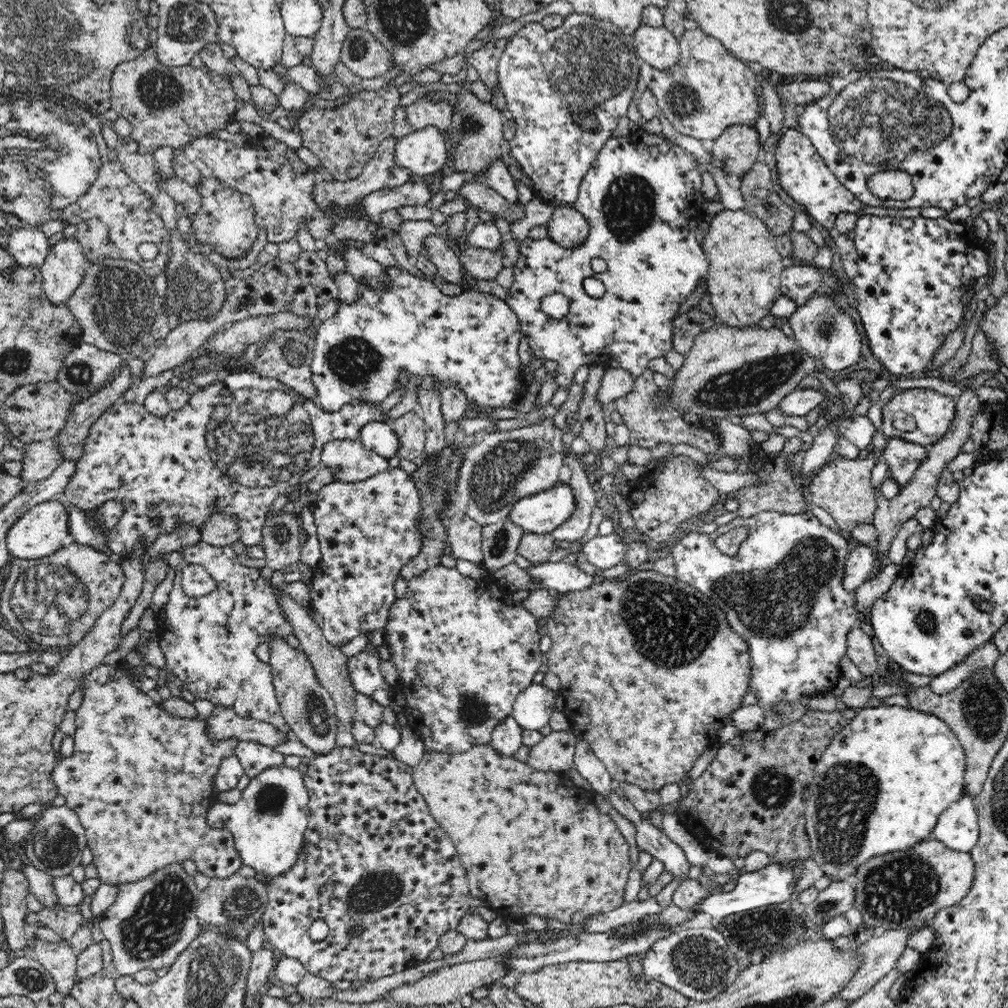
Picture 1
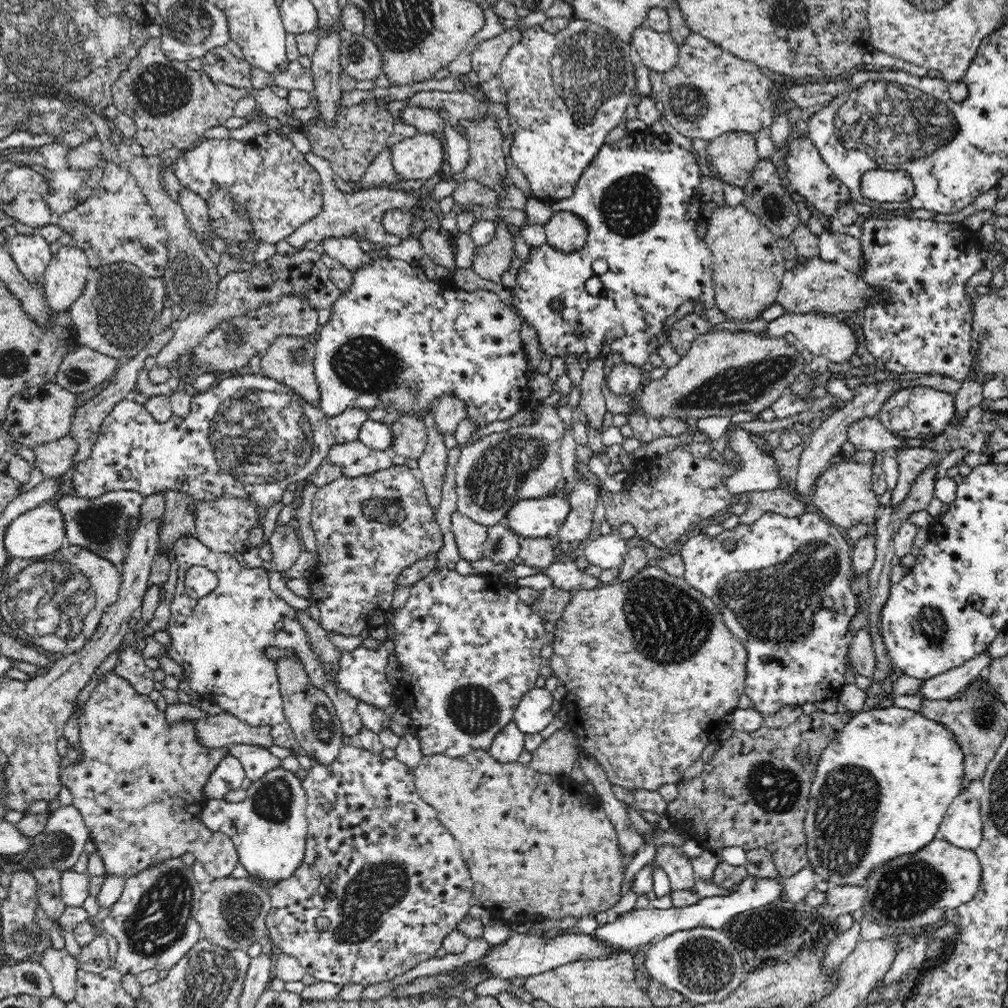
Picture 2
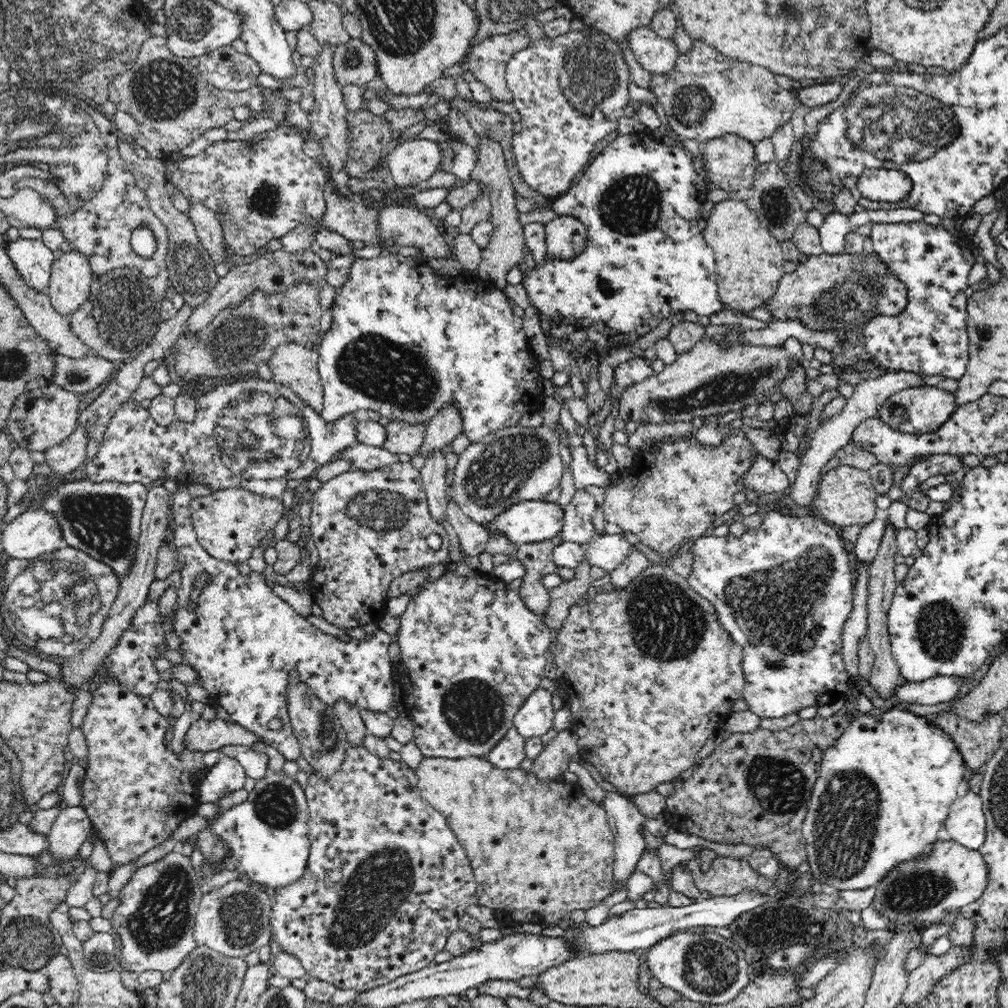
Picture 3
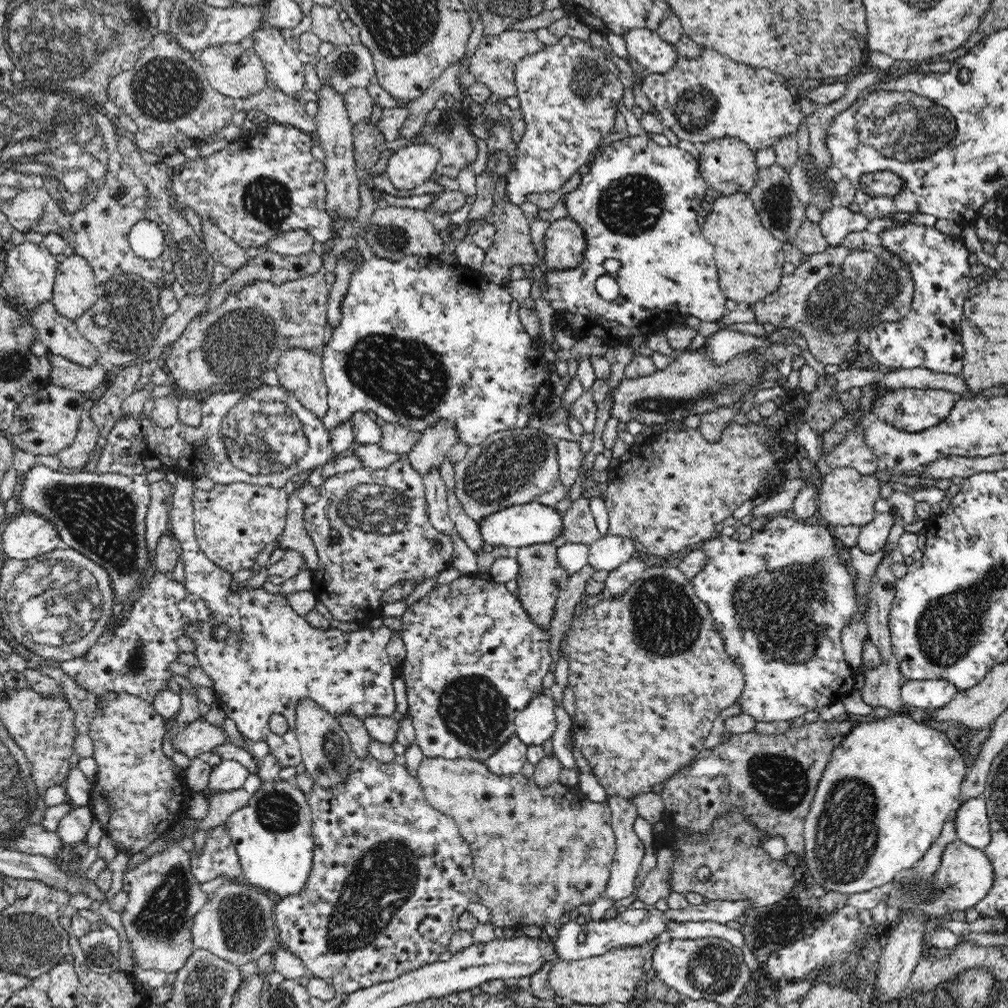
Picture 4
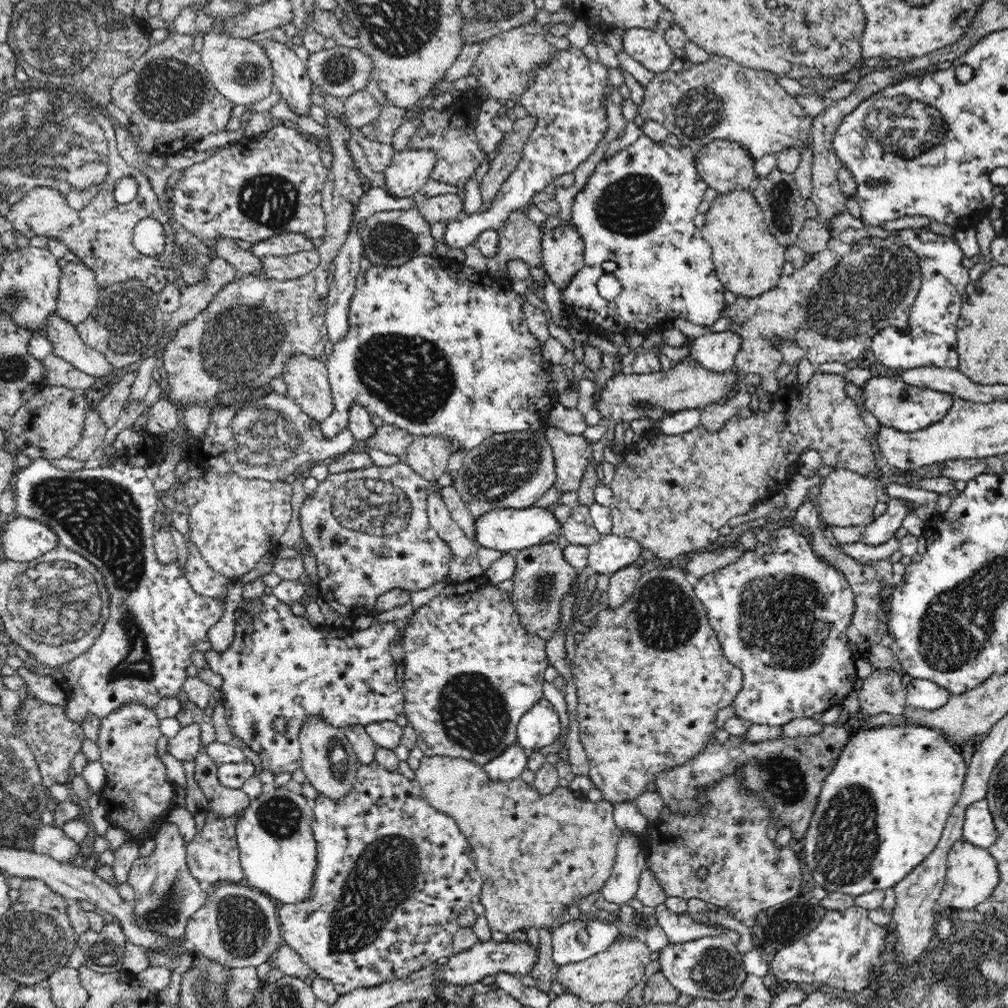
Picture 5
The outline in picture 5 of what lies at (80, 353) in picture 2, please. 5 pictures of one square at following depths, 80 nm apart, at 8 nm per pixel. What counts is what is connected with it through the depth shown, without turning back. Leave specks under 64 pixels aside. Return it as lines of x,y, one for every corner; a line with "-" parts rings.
49,354
40,361
43,365
47,386
62,386
71,390
85,392
95,383
95,378
71,366
66,360

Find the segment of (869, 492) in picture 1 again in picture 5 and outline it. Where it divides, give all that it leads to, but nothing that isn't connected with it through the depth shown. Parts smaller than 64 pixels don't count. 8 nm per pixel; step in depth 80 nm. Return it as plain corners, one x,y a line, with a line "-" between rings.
834,469
828,476
825,476
824,481
817,490
817,500
815,501
816,507
819,509
820,518
832,526
861,526
865,527
870,524
874,517
872,512
878,503
878,496
876,492
879,488
886,488
890,483
899,483
901,485
911,485
910,487
928,490
936,494
948,494
950,491
955,490
953,478
946,478
941,475
936,478
920,478
909,476
885,476
880,480
874,480
873,475
865,476
848,469

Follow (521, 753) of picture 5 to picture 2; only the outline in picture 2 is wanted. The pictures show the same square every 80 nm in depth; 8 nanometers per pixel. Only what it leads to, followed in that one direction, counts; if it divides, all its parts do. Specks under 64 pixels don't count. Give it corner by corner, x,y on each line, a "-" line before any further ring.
512,721
500,734
497,734
488,753
495,761
505,765
516,762
523,750
525,750
524,733

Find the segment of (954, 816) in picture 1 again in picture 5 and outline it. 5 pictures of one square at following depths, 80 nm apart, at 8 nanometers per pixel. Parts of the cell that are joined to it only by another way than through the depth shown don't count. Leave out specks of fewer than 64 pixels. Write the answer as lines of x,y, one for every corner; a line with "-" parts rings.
987,799
974,802
966,809
963,828
963,840
982,849
990,848
1000,838

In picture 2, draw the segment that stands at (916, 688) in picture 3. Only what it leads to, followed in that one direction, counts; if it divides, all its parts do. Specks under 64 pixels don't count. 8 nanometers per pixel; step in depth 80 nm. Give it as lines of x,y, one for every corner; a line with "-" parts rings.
987,650
966,662
965,665
953,668
948,672
933,676
931,679
926,679
918,688
918,692
913,695
919,695
922,700
942,701
954,696
956,692
960,692
964,686
968,686
984,668
988,668
991,664
990,656

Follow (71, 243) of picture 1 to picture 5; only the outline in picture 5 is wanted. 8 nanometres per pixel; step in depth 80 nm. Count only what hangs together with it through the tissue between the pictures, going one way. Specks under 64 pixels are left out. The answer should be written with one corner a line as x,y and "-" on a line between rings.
82,261
69,262
61,268
57,314
76,326
84,322
100,296
94,271

